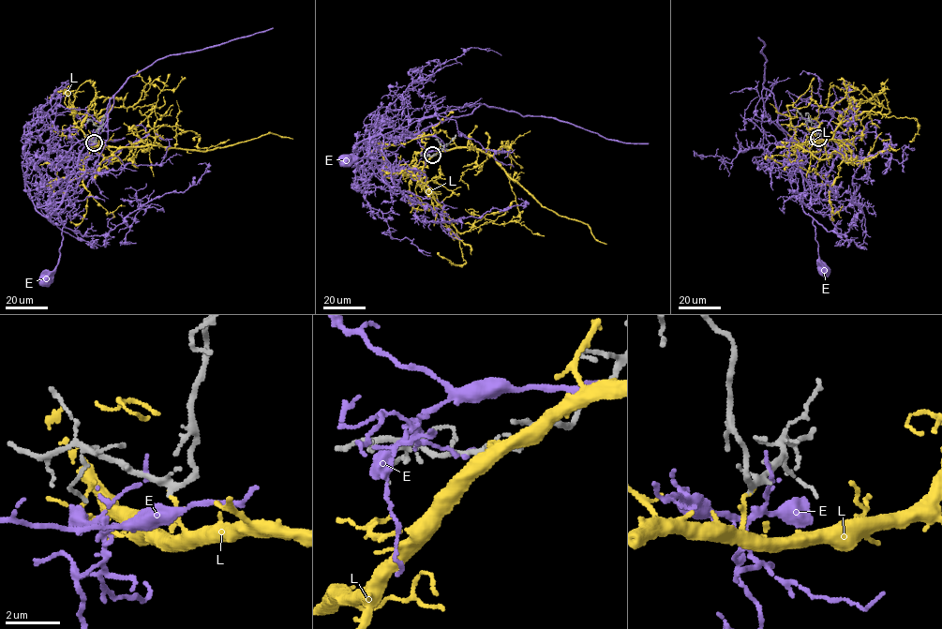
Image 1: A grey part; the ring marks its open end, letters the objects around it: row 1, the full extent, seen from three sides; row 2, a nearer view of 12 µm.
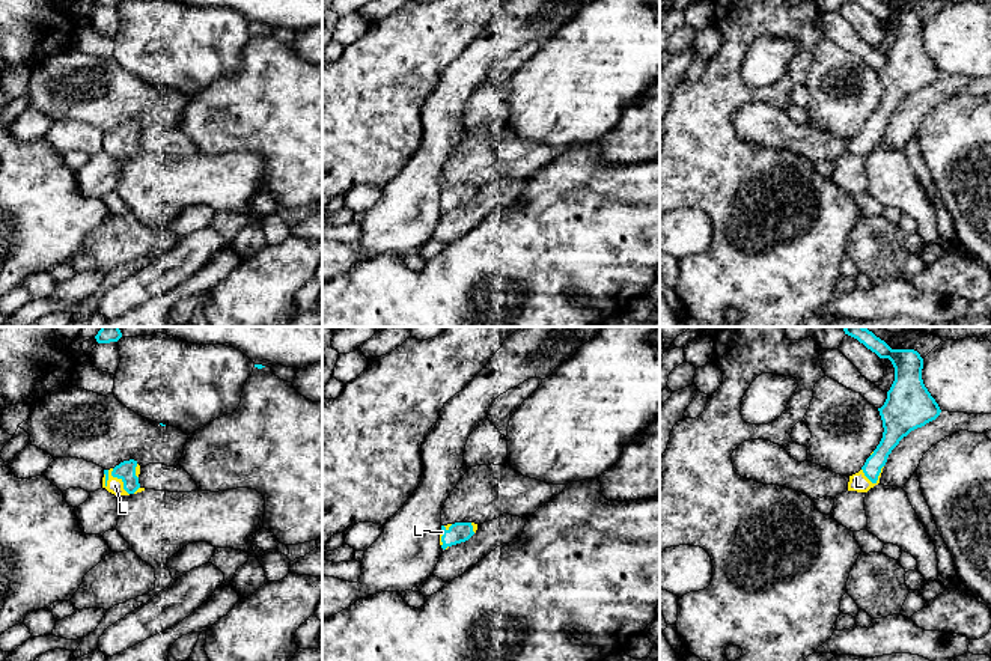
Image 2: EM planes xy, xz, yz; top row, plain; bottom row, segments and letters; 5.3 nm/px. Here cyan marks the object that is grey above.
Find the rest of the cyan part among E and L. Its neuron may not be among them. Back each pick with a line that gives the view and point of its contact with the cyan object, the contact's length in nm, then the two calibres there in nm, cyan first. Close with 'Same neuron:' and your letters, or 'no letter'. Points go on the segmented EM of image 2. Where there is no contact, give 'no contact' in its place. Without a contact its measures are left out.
L: contact xy (122, 481); length 180 nm; calibres 100 and 90 nm
Same neuron: L

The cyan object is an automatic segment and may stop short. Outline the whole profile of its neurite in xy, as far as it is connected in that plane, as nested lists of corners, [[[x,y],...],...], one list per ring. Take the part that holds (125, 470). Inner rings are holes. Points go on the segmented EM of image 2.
[[[123,461],[114,468],[104,470],[102,488],[120,497],[145,491],[139,483],[140,465],[137,461]]]

